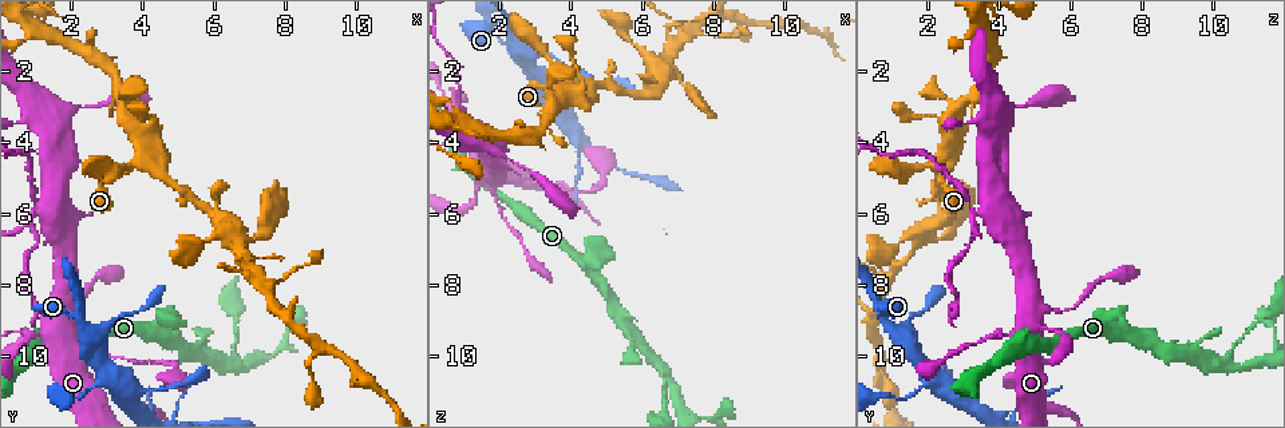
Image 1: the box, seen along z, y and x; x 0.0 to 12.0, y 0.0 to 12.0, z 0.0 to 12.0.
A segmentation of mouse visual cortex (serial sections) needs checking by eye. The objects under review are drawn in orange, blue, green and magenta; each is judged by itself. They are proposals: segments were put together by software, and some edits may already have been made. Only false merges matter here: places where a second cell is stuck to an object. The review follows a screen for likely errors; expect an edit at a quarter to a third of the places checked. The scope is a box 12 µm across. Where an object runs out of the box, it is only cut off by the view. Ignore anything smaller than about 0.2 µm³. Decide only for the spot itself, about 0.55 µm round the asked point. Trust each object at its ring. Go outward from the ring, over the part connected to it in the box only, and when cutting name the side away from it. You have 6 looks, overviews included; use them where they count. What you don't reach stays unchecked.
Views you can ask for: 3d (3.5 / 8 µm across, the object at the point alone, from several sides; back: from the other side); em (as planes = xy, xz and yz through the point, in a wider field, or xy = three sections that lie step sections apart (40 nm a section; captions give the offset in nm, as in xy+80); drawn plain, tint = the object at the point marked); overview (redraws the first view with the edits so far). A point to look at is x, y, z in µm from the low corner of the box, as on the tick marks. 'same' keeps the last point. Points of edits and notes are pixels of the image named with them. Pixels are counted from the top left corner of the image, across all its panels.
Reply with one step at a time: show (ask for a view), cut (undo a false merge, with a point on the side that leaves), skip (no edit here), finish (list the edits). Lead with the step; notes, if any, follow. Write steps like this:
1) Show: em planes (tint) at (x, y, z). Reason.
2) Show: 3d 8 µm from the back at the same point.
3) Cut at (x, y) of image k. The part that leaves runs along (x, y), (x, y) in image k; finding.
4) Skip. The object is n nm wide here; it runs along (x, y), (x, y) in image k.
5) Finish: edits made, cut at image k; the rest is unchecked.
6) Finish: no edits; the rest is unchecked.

Show: em xy step 1 (tint) at (6.5, 10.2, 10.2).

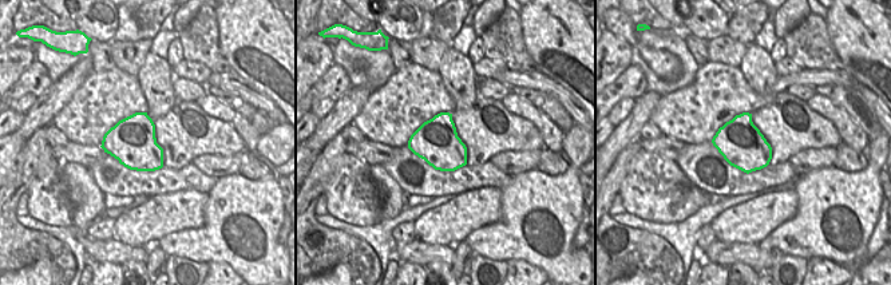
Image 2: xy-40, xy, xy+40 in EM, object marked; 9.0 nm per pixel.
Show: 3d 3.5 µm at the same point.

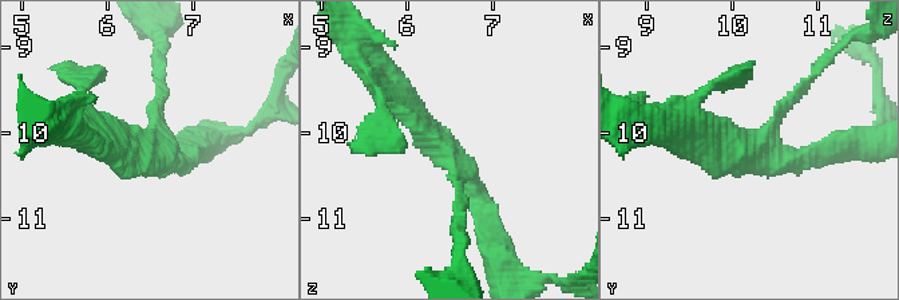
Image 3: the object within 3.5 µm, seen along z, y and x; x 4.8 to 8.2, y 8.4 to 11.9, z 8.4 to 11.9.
Skip. It runs along (396, 83), (490, 224) in image 3; continuous, no second cell.

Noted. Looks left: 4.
Show: 3d 3.5 µm at (7.3, 7.7, 1.1). Abrupt turn.

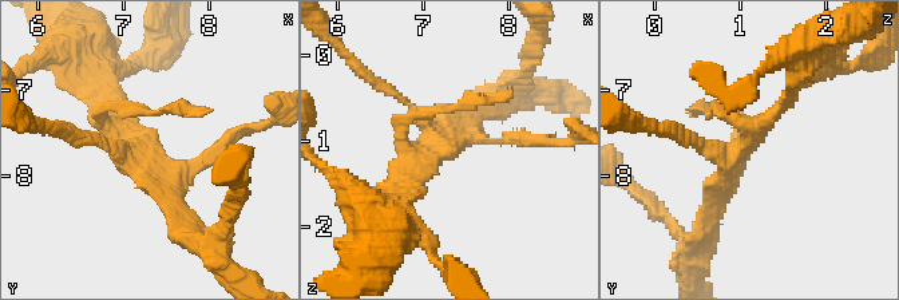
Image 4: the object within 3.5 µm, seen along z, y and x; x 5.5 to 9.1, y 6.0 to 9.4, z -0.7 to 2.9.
Show: em xy step 1 (tint) at (7.25, 7.70, 1.05). Need the tissue.

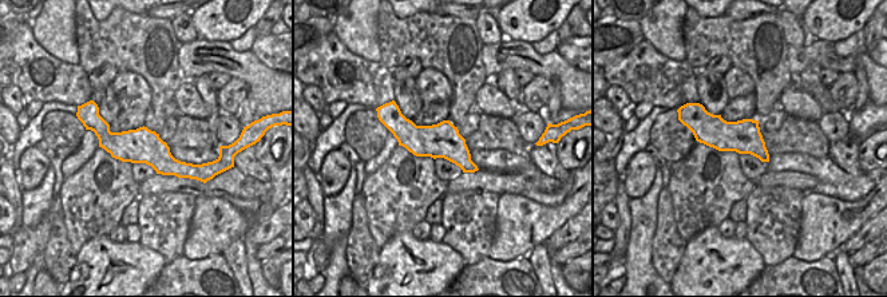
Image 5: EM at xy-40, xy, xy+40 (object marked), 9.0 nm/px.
Skip. It runs along (90, 126), (197, 169) in image 5; all the same cell.

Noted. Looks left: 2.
Show: 3d 3.5 µm at (1.4, 6.0, 3.7). Thin neck.

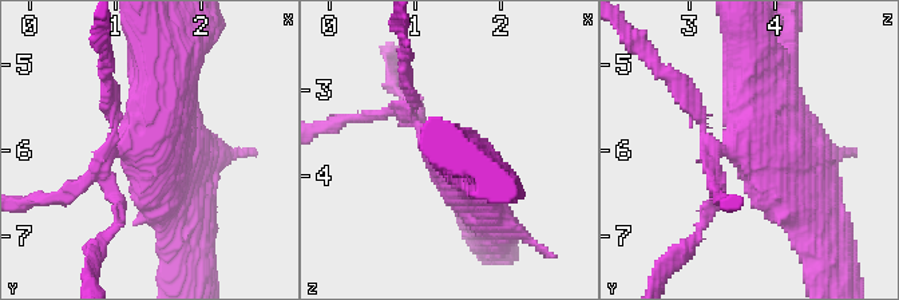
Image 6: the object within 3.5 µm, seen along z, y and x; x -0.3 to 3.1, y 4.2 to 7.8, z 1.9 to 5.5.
Cut at (110, 111) of image 6. The arms are 200, 450, 600 nm wide; the part that leaves runs along (114, 147), (106, 181), (122, 213), (94, 251) in image 6; a second cell is stuck on.

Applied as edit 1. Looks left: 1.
Finish: edits made, cut at image 6; the rest is unchecked.

